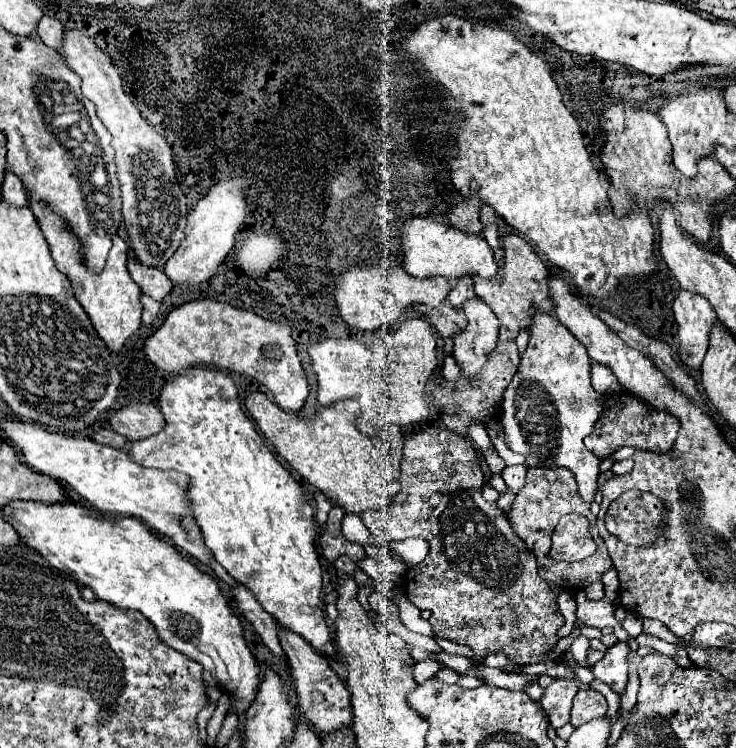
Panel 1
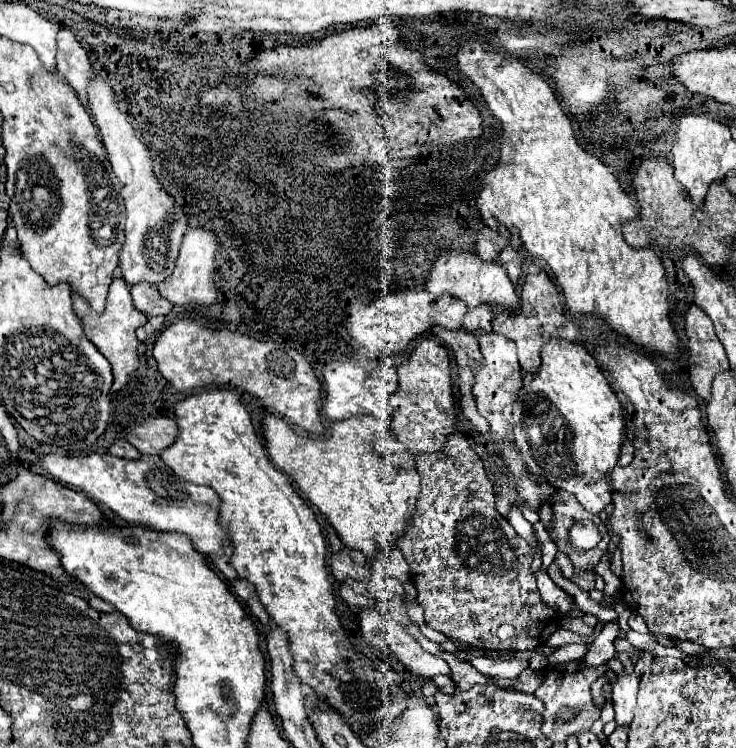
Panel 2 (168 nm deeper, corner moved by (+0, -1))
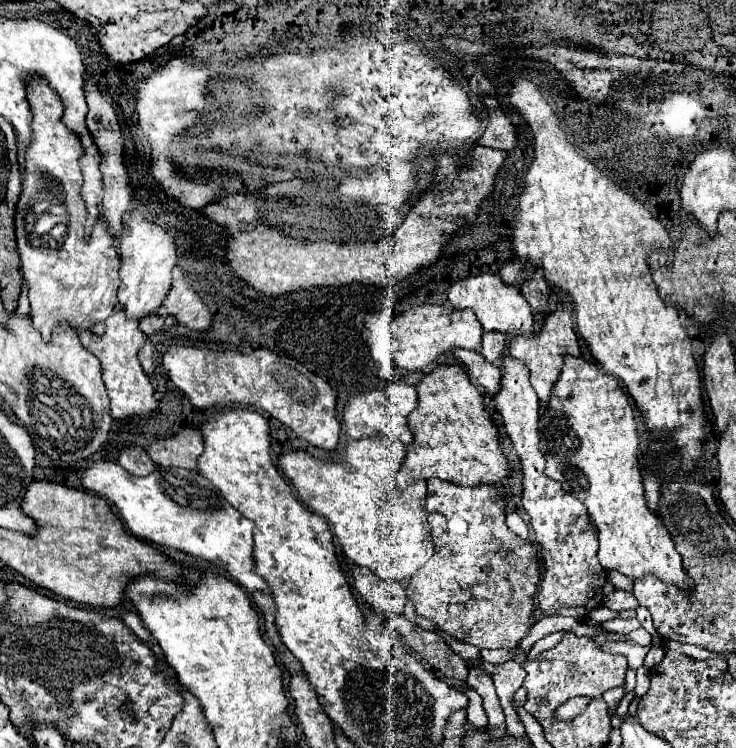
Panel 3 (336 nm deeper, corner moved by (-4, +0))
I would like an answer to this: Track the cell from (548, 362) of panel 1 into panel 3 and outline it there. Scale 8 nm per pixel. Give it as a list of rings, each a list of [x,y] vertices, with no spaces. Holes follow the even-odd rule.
[[[565,358],[563,372],[553,388],[549,408],[541,414],[539,420],[541,428],[541,450],[547,458],[545,474],[557,480],[565,492],[581,500],[593,522],[599,530],[599,552],[597,558],[605,570],[615,570],[631,580],[639,580],[641,576],[655,576],[665,584],[673,584],[681,588],[687,596],[693,592],[693,580],[685,574],[681,566],[681,556],[675,550],[675,544],[669,532],[663,528],[661,520],[649,510],[645,494],[643,494],[643,480],[637,462],[637,426],[633,418],[633,410],[625,392],[621,390],[619,382],[601,372],[595,364],[587,362],[585,358]]]

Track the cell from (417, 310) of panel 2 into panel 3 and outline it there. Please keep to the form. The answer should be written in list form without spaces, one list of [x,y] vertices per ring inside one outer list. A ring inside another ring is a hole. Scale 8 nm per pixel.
[[[433,304],[415,306],[393,320],[393,338],[399,344],[399,350],[395,352],[395,362],[399,368],[419,372],[427,364],[435,362],[439,356],[443,356],[445,352],[451,352],[453,348],[467,348],[479,352],[481,336],[483,336],[483,326],[477,320],[475,312],[449,310]]]

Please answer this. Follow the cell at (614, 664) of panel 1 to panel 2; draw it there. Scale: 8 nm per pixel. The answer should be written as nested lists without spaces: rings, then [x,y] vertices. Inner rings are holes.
[[[623,671],[623,673],[615,675],[615,681],[611,683],[611,687],[613,687],[613,707],[615,707],[617,725],[631,723],[635,697],[637,697],[637,689],[639,689],[637,685],[639,685],[639,677],[633,673]]]

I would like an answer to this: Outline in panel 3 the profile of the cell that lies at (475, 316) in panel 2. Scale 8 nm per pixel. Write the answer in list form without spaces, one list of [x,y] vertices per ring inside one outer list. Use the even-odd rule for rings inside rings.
[[[485,332],[483,336],[483,348],[481,348],[481,354],[493,364],[497,366],[499,370],[501,368],[501,356],[503,356],[503,350],[505,350],[505,336],[501,332]]]

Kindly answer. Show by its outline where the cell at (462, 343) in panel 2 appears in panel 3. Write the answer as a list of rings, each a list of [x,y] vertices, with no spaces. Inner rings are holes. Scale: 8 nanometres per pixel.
[[[459,350],[453,352],[453,356],[465,366],[465,370],[469,372],[469,376],[481,386],[485,388],[487,396],[495,396],[501,388],[501,370],[495,368],[493,364],[489,364],[479,352],[469,352],[469,350]]]

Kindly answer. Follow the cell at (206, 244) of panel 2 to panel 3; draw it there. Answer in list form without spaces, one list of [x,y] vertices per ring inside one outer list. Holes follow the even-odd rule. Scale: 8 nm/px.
[[[175,268],[173,270],[173,286],[165,298],[165,304],[157,310],[159,316],[173,316],[177,324],[187,326],[195,332],[207,332],[211,324],[211,312],[201,302],[201,298],[187,286],[185,274]]]

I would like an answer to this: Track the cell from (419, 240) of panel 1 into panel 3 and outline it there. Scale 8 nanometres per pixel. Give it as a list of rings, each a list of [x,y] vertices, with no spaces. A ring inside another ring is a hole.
[[[477,274],[477,276],[469,276],[461,282],[455,282],[449,288],[449,302],[455,310],[471,308],[487,332],[501,332],[501,334],[509,334],[509,336],[535,334],[533,314],[531,314],[531,306],[527,304],[527,300],[521,296],[521,292],[517,288],[507,286],[495,274]]]

